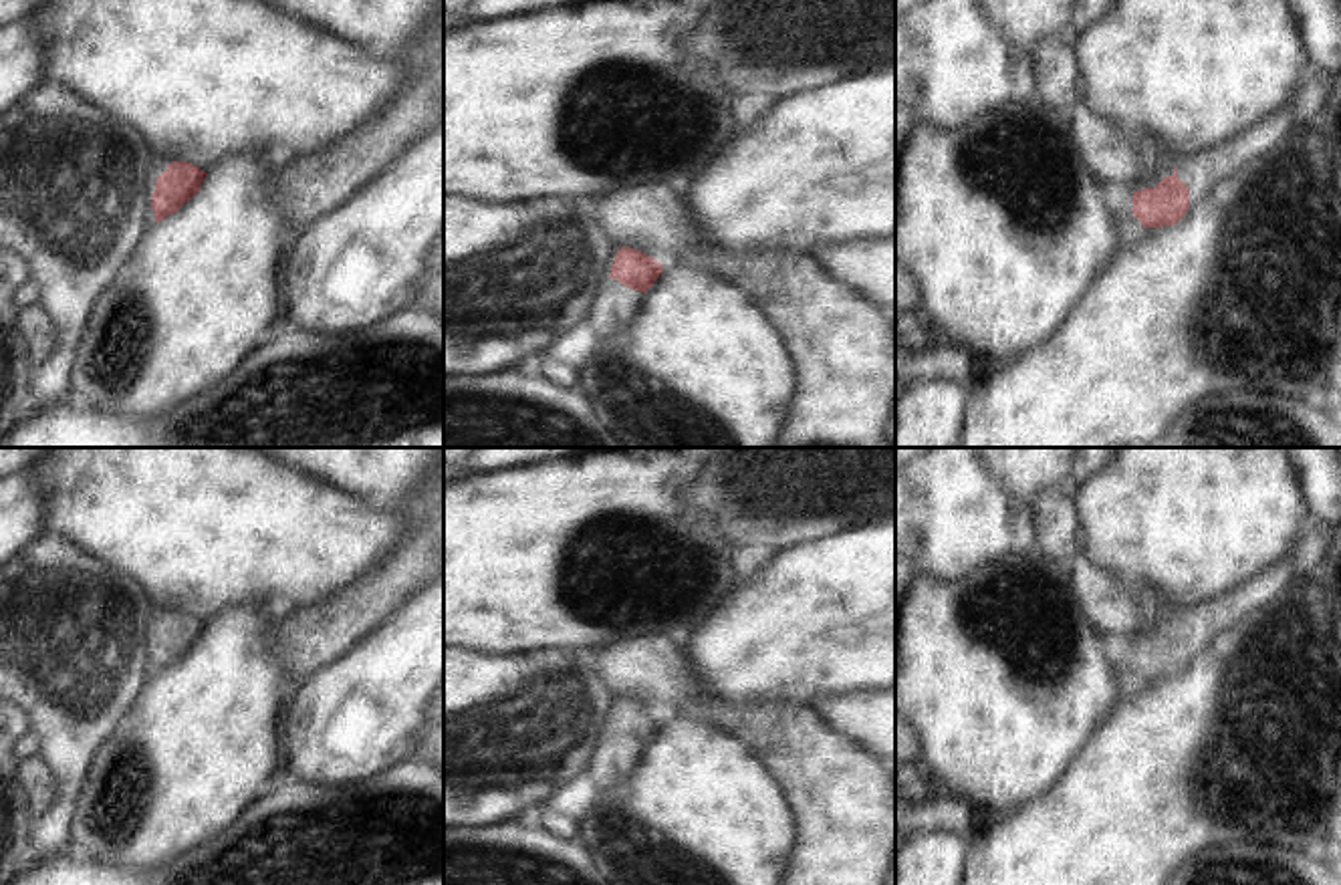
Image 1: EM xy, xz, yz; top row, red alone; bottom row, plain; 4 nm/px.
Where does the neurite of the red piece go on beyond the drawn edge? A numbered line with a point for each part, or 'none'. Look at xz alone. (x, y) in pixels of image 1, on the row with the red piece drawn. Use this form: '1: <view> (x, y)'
1: xz (618, 307)

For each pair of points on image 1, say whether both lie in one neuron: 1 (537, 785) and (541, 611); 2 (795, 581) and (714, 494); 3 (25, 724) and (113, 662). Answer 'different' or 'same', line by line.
1: different
2: different
3: different

